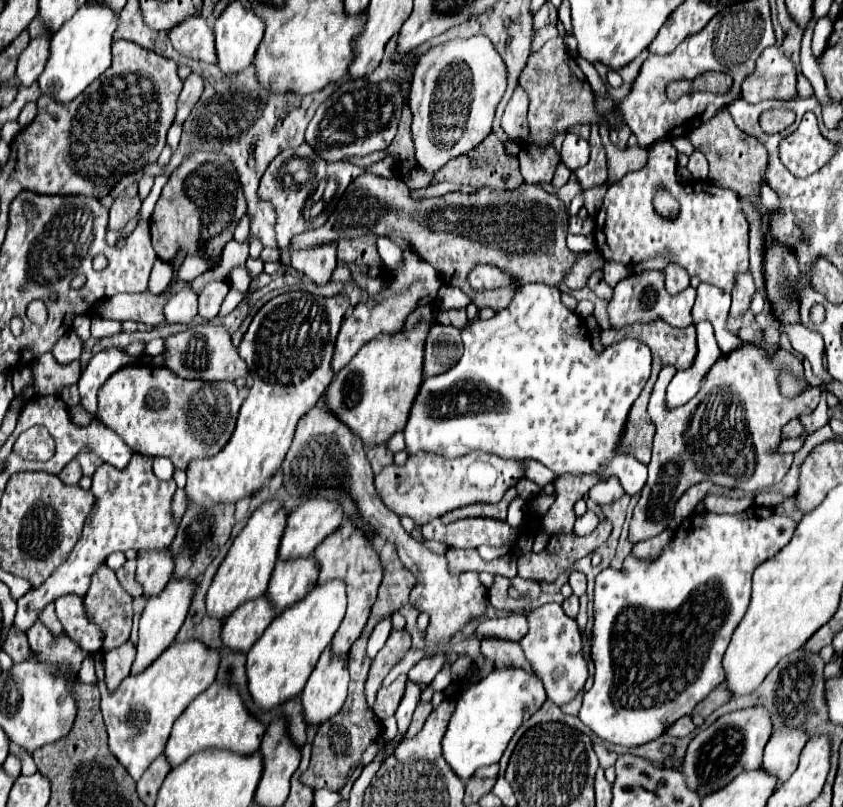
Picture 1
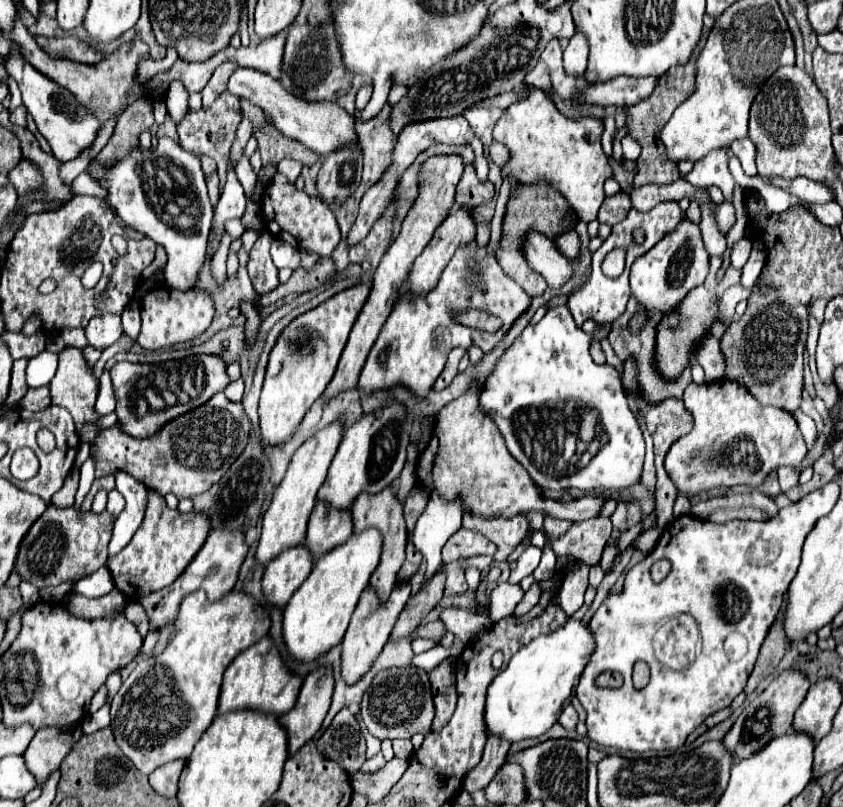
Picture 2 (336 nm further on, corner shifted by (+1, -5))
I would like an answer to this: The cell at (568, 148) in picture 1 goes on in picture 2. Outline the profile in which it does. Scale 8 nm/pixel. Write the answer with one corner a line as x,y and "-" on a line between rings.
625,136
621,140
621,148
623,148
623,156
629,160
635,160
641,154
641,146
637,146
637,142
631,136

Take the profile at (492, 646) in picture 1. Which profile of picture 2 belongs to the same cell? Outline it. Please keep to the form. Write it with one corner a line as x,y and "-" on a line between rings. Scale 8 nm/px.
437,620
437,622
429,622
427,626
419,626
415,630
415,634
411,636
411,640
417,638
417,636
421,636
421,638
429,638
429,640
433,640
433,642
439,644
445,634
447,634
447,628
445,628
443,620

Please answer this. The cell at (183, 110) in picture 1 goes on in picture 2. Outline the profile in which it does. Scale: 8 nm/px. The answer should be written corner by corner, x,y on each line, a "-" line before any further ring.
225,62
225,64
221,64
221,66
213,72
213,76
209,78
207,86
201,90
203,108
209,108
209,106
215,102
215,98
217,98
221,92
227,90
227,80
229,80
229,76
235,72
235,68
237,68
237,64

